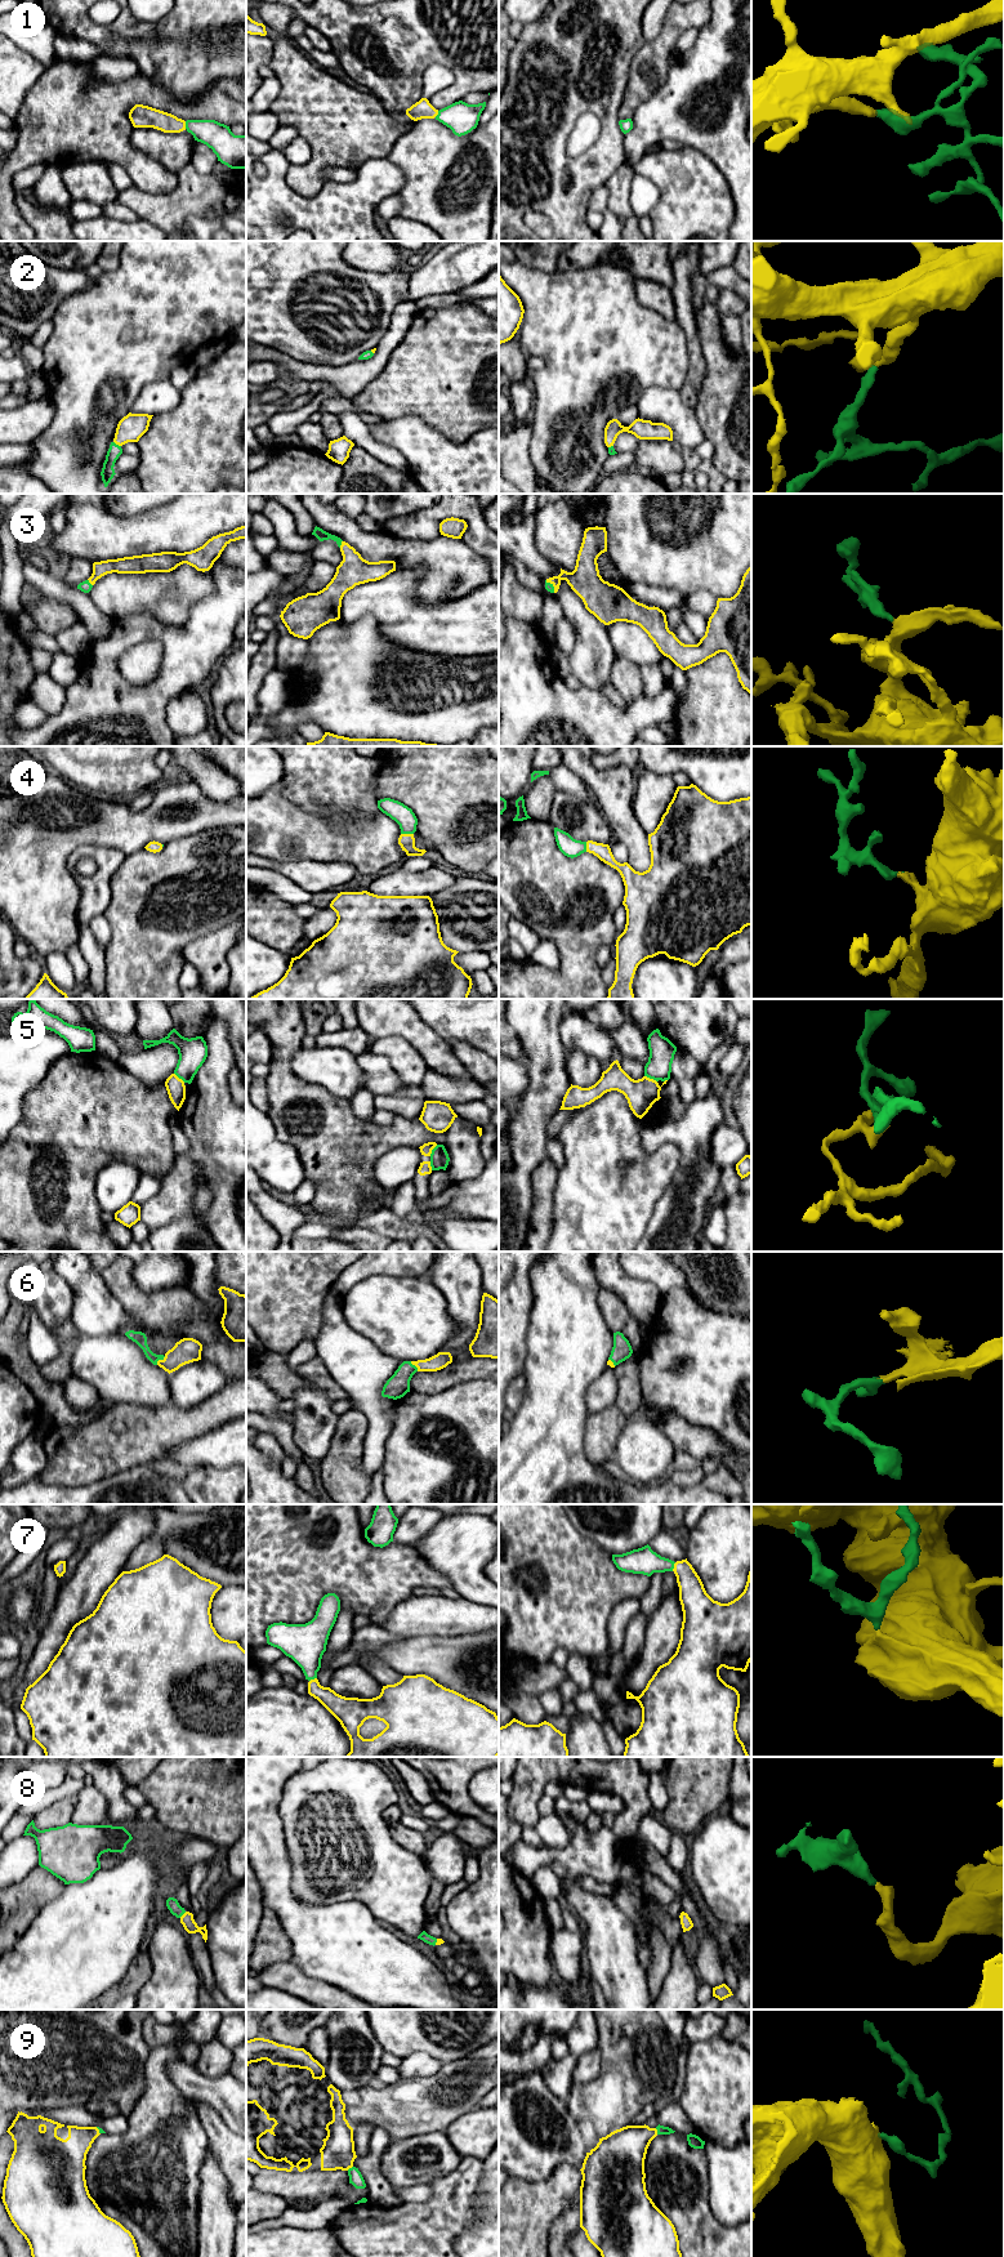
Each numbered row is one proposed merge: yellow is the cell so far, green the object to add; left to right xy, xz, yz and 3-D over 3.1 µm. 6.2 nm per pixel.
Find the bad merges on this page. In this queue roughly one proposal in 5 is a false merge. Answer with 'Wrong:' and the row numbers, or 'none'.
Wrong: 5

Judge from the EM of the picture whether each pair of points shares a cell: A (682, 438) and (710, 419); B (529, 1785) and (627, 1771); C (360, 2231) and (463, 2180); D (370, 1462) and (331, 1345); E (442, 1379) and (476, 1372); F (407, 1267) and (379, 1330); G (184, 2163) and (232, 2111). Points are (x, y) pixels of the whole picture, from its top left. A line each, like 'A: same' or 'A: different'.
A: different
B: same
C: same
D: same
E: same
F: different
G: different

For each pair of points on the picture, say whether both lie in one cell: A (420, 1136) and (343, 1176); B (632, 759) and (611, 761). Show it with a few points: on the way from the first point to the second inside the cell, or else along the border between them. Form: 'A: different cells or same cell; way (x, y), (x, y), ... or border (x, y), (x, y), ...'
A: same cell; way (401, 1136), (382, 1138), (362, 1156)
B: same cell; way (627, 759), (616, 759)

